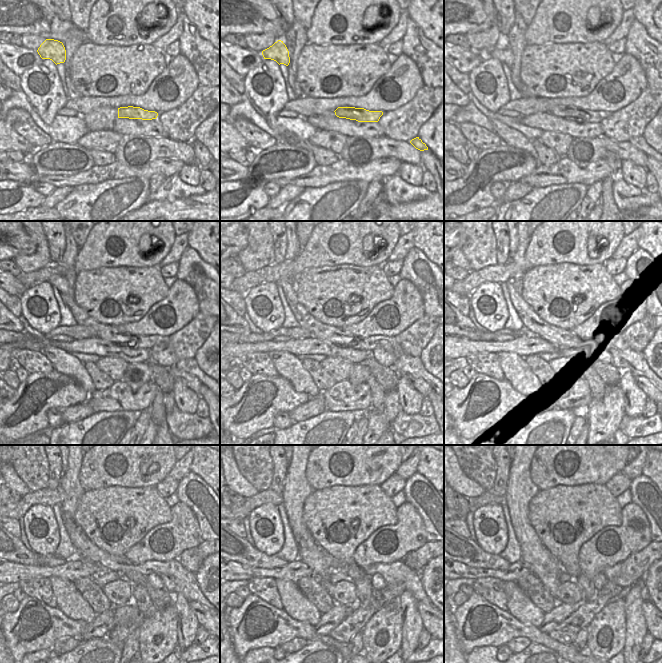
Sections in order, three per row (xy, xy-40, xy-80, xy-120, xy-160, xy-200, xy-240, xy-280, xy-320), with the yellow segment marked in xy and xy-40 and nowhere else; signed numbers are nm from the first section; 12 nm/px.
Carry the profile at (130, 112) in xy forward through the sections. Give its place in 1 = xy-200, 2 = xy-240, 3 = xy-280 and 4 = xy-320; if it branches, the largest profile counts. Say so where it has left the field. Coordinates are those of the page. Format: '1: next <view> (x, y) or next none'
1: next xy-200 (624, 358)
2: next xy-240 (177, 579)
3: next xy-280 (398, 572)
4: next xy-320 (610, 573)

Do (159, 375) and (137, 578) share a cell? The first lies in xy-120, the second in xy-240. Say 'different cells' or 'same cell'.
same cell

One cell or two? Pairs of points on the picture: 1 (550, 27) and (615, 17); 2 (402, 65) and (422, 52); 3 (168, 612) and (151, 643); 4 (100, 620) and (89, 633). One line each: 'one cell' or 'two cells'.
1: one cell
2: two cells
3: one cell
4: one cell

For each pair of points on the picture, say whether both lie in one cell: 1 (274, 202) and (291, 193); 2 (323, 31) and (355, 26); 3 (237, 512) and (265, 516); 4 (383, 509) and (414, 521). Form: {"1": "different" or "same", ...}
{"1": "same", "2": "same", "3": "different", "4": "different"}

